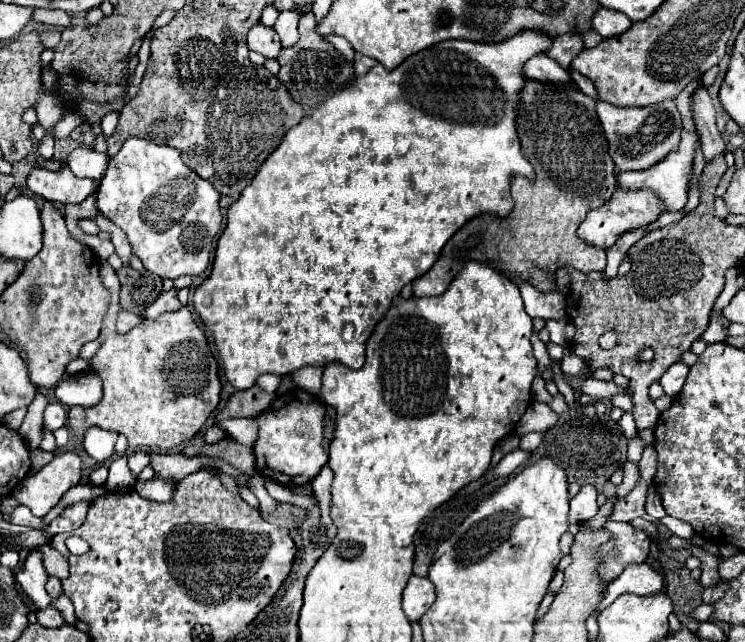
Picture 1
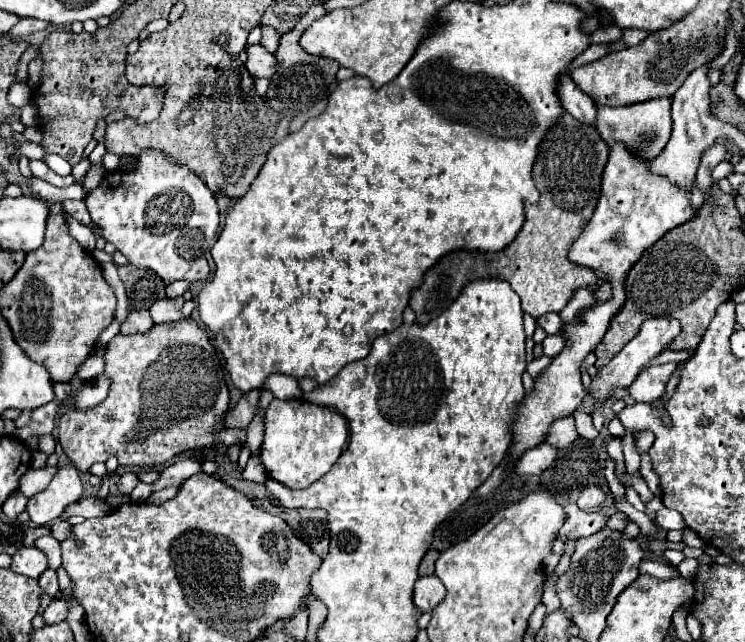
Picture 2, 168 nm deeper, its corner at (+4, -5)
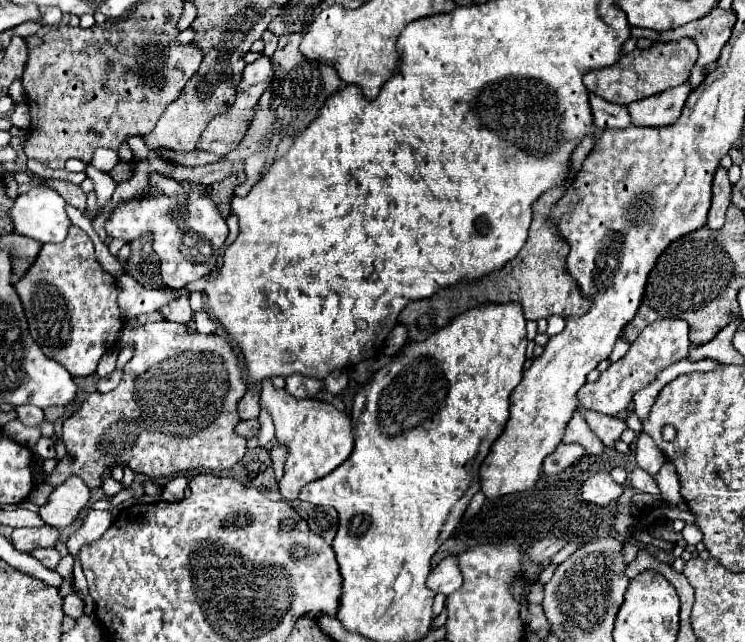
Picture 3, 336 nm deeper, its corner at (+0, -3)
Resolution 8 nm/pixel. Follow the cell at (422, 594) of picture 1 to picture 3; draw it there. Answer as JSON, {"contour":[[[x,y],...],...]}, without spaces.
{"contour":[[[454,556],[444,558],[436,568],[432,568],[426,586],[436,592],[436,594],[444,594],[450,596],[452,592],[456,592],[462,586],[462,574],[458,570],[458,562]]]}

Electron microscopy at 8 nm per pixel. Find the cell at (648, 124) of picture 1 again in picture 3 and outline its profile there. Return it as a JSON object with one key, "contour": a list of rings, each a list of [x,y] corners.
{"contour":[[[684,82],[666,92],[654,94],[644,100],[636,100],[634,104],[628,104],[626,108],[634,126],[662,128],[678,120],[688,94],[690,94],[690,86]]]}

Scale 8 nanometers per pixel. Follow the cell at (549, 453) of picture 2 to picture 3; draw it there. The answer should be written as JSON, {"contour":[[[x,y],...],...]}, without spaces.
{"contour":[[[558,444],[552,454],[544,458],[544,474],[556,474],[568,466],[572,466],[576,460],[586,456],[586,450],[578,444]]]}

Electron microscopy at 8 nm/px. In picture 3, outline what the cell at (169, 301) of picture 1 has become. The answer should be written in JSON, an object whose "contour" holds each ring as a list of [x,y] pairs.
{"contour":[[[184,296],[182,300],[174,300],[170,304],[166,304],[162,310],[164,318],[168,322],[180,322],[180,324],[186,324],[192,320],[192,310],[190,310],[190,304],[188,304],[188,298]]]}

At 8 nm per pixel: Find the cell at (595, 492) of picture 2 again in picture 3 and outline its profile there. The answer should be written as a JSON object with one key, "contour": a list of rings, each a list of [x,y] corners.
{"contour":[[[598,472],[582,484],[584,500],[592,504],[600,504],[600,506],[606,506],[612,500],[618,500],[622,492],[624,488],[616,484],[608,472]]]}

